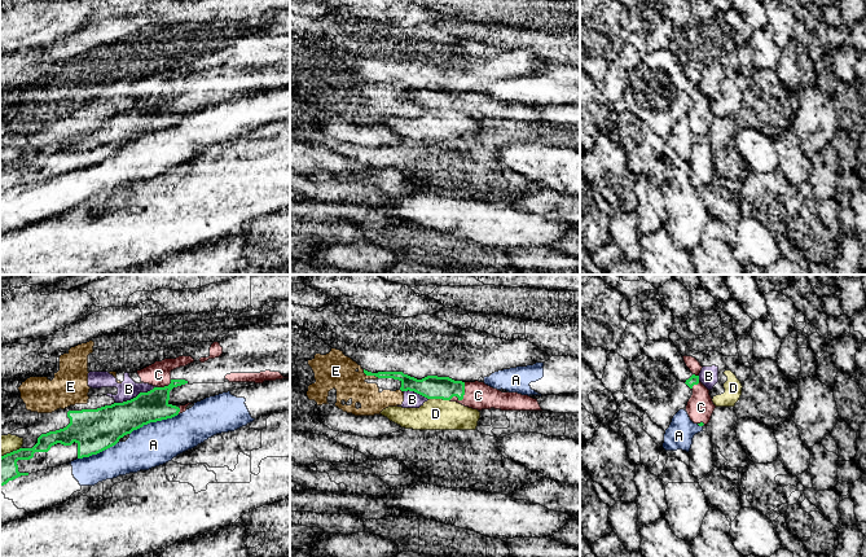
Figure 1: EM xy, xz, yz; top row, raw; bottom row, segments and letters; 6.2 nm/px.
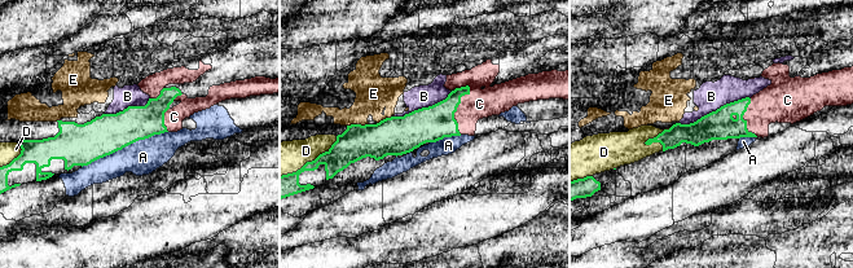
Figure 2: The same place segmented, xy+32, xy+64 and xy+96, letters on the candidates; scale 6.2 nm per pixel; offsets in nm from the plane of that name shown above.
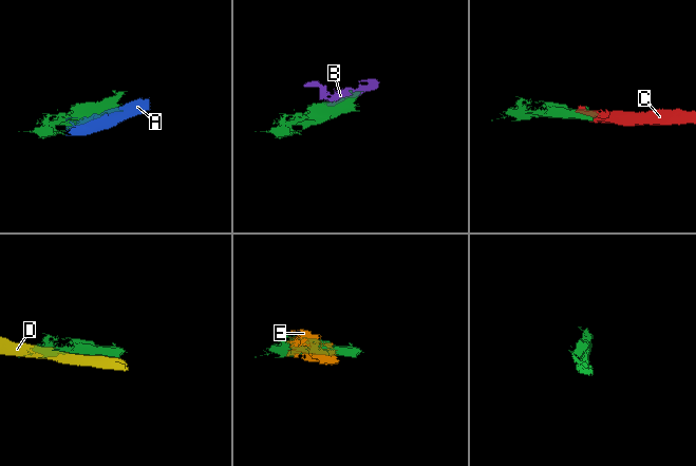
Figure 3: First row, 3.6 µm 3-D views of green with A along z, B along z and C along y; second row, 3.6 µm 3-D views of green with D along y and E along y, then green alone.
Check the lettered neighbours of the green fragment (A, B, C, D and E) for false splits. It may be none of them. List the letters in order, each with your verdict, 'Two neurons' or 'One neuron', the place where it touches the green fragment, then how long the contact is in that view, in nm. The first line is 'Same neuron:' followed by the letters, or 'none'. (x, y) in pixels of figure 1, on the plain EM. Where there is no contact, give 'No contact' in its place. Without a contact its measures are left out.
Same neuron: C
A: Two neurons. Touches green at xy (153, 131). Shared border 340 nm
B: Two neurons. Touches green at xy (136, 106). Shared border 260 nm
C: One neuron. Touches green at xz (462, 106). Shared border 150 nm
D: Two neurons. Touches green at xz (439, 108). Shared border 140 nm
E: Two neurons. Touches green at xz (370, 84). Shared border 120 nm

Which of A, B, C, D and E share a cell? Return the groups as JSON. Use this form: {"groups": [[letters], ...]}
{"groups": [["A"], ["B", "E"], ["C"], ["D"]]}

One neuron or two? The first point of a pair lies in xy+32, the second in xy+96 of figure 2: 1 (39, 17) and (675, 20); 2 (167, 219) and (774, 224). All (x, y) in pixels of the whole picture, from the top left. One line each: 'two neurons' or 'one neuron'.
1: one neuron
2: one neuron

